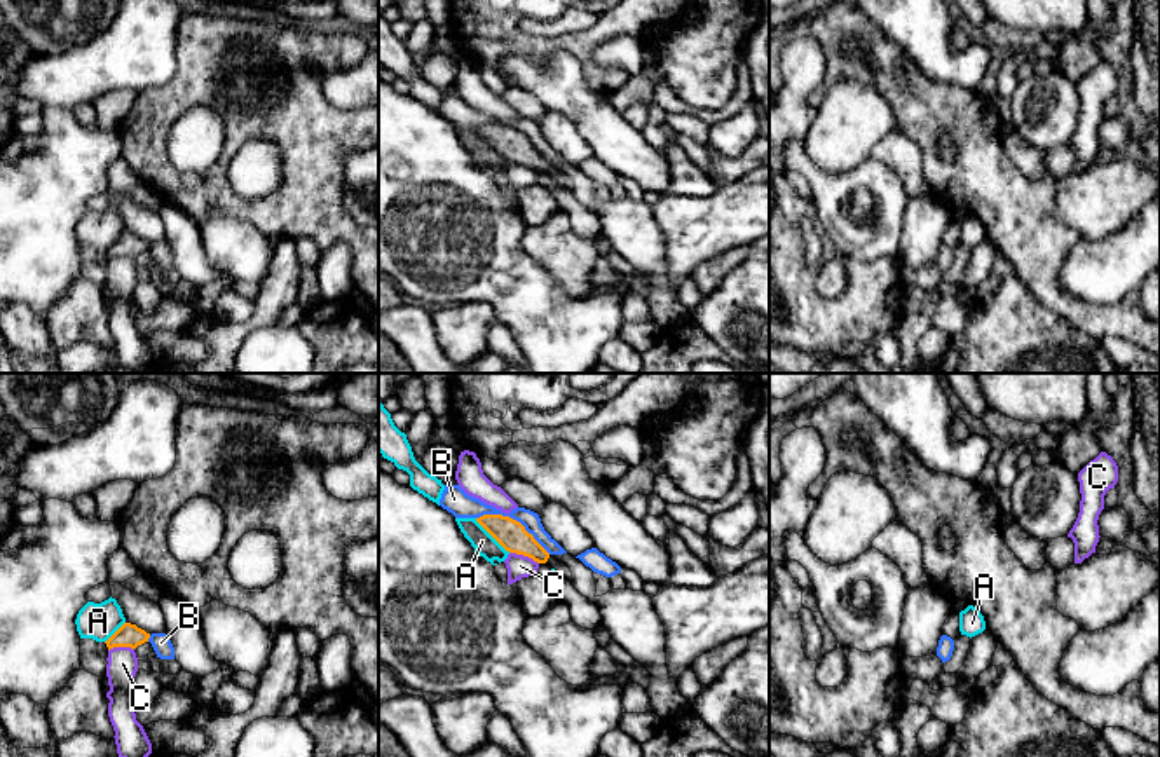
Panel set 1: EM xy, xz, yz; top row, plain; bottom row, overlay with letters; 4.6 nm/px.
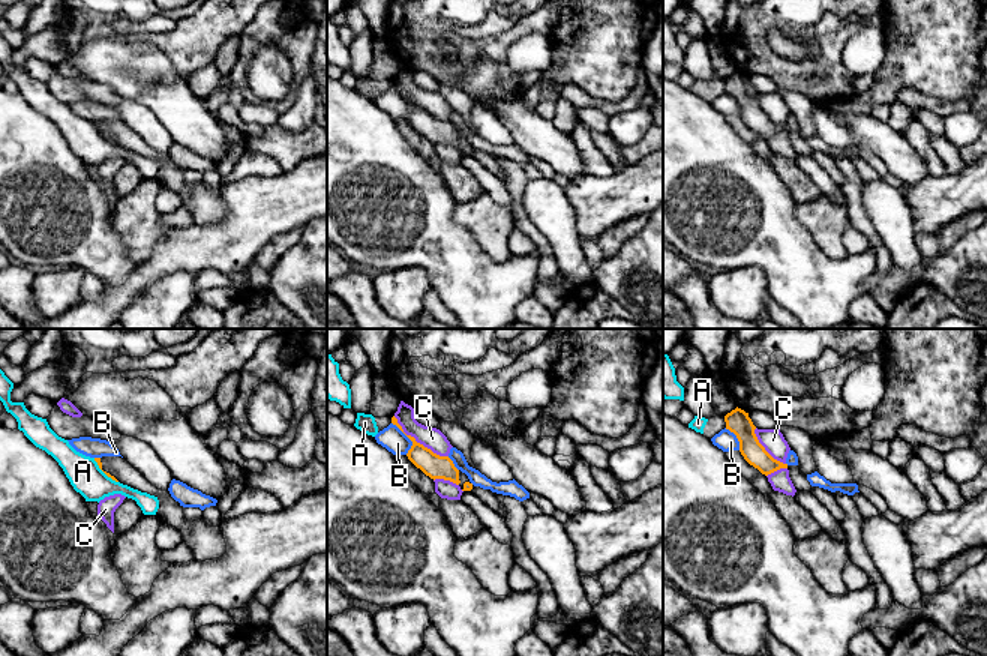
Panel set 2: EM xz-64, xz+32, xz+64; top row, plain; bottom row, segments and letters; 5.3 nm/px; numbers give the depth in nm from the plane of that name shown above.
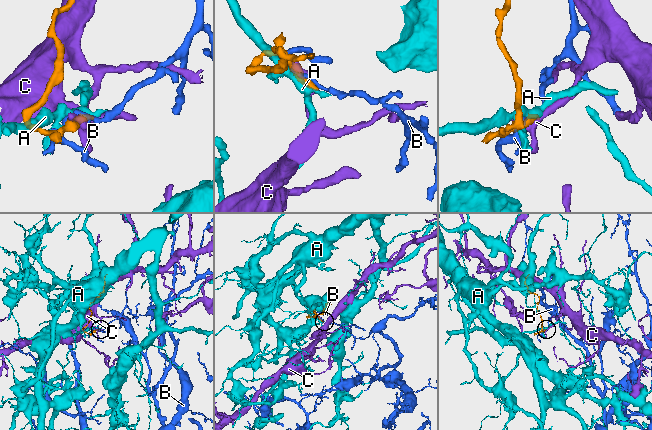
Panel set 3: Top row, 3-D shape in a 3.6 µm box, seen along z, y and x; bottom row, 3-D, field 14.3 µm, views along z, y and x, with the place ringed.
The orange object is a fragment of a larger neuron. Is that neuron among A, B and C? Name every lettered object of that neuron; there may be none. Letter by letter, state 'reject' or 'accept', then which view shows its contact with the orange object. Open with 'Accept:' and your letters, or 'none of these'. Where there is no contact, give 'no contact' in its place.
Accept: none of these
A: reject; contact in xz
B: reject; contact in xz
C: reject; contact in xz

